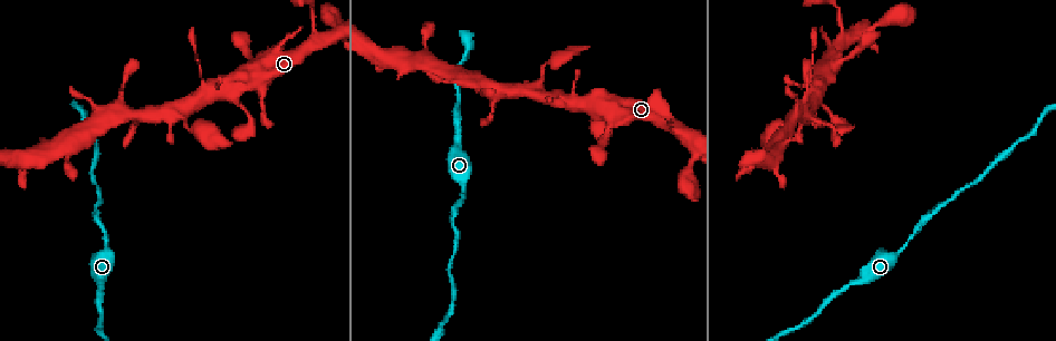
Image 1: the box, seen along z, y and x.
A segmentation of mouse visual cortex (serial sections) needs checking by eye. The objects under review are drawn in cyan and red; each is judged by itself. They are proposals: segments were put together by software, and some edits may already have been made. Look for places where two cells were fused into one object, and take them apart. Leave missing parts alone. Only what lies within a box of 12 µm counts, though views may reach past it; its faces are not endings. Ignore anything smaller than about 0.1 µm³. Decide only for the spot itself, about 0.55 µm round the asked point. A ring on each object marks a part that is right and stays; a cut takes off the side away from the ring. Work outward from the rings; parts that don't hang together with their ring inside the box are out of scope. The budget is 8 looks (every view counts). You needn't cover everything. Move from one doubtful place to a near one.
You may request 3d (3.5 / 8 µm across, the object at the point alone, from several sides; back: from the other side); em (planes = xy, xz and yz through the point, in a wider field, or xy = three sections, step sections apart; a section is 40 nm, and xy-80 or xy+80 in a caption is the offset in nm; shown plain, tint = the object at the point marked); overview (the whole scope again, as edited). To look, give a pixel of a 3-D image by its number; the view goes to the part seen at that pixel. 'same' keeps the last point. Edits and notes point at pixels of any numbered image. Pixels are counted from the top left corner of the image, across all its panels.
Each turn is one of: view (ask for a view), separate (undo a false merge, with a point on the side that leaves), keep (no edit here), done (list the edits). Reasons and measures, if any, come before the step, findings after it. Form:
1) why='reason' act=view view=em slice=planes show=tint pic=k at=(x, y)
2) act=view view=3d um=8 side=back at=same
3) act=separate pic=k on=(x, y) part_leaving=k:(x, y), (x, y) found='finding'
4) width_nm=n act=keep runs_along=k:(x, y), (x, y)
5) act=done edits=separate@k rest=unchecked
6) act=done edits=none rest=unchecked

why='small branch off a trunk' act=view view=3d um=3.5 side=back pic=1 at=(316, 41)

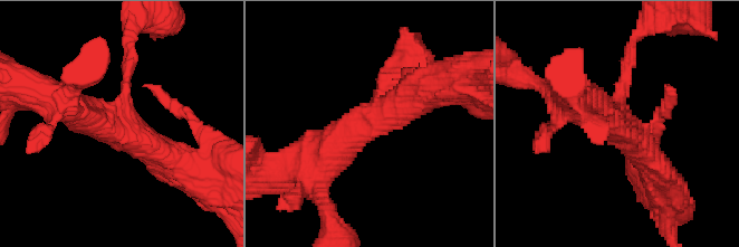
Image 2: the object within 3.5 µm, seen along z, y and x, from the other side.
arms=3 arm_widths_nm=200,400,500 act=keep runs_along=2:(423, 93), (344, 139), (316, 173) found='continuous, no second cell'

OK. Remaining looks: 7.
act=view view=3d um=3.5 pic=1 at=(611, 121)

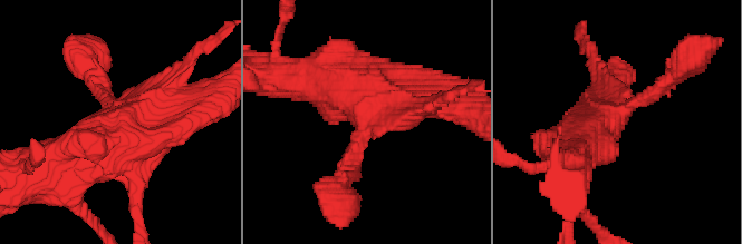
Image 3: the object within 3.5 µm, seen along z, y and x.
arms=3 arm_widths_nm=200,450,600 why='shape alone is not enough' act=view view=em slice=xy step=5 show=tint pic=3 at=(617, 118)

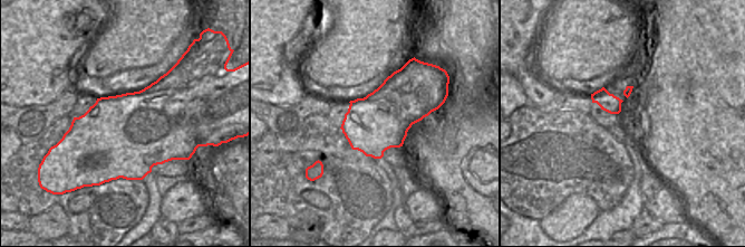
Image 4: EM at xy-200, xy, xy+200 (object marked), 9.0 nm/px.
act=keep found='one cell here'

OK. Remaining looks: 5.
why='sharp bend' act=view view=3d um=3.5 pic=1 at=(484, 86)

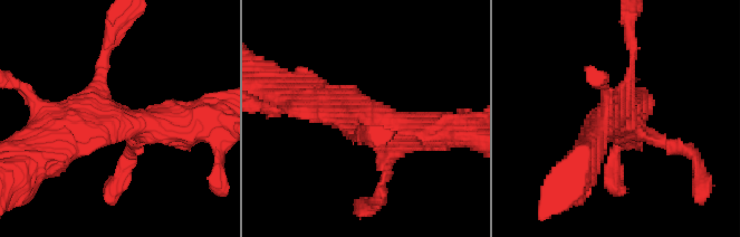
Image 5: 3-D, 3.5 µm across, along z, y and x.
act=view view=em slice=xy step=3 show=tint pic=5 at=(365, 117)

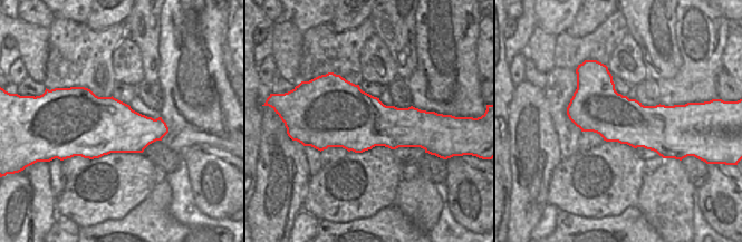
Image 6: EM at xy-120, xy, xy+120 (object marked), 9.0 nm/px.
act=keep runs_along=5:(439, 132), (387, 130), (298, 95) found='one cell here'

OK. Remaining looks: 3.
act=done edits=none rest=unchecked

